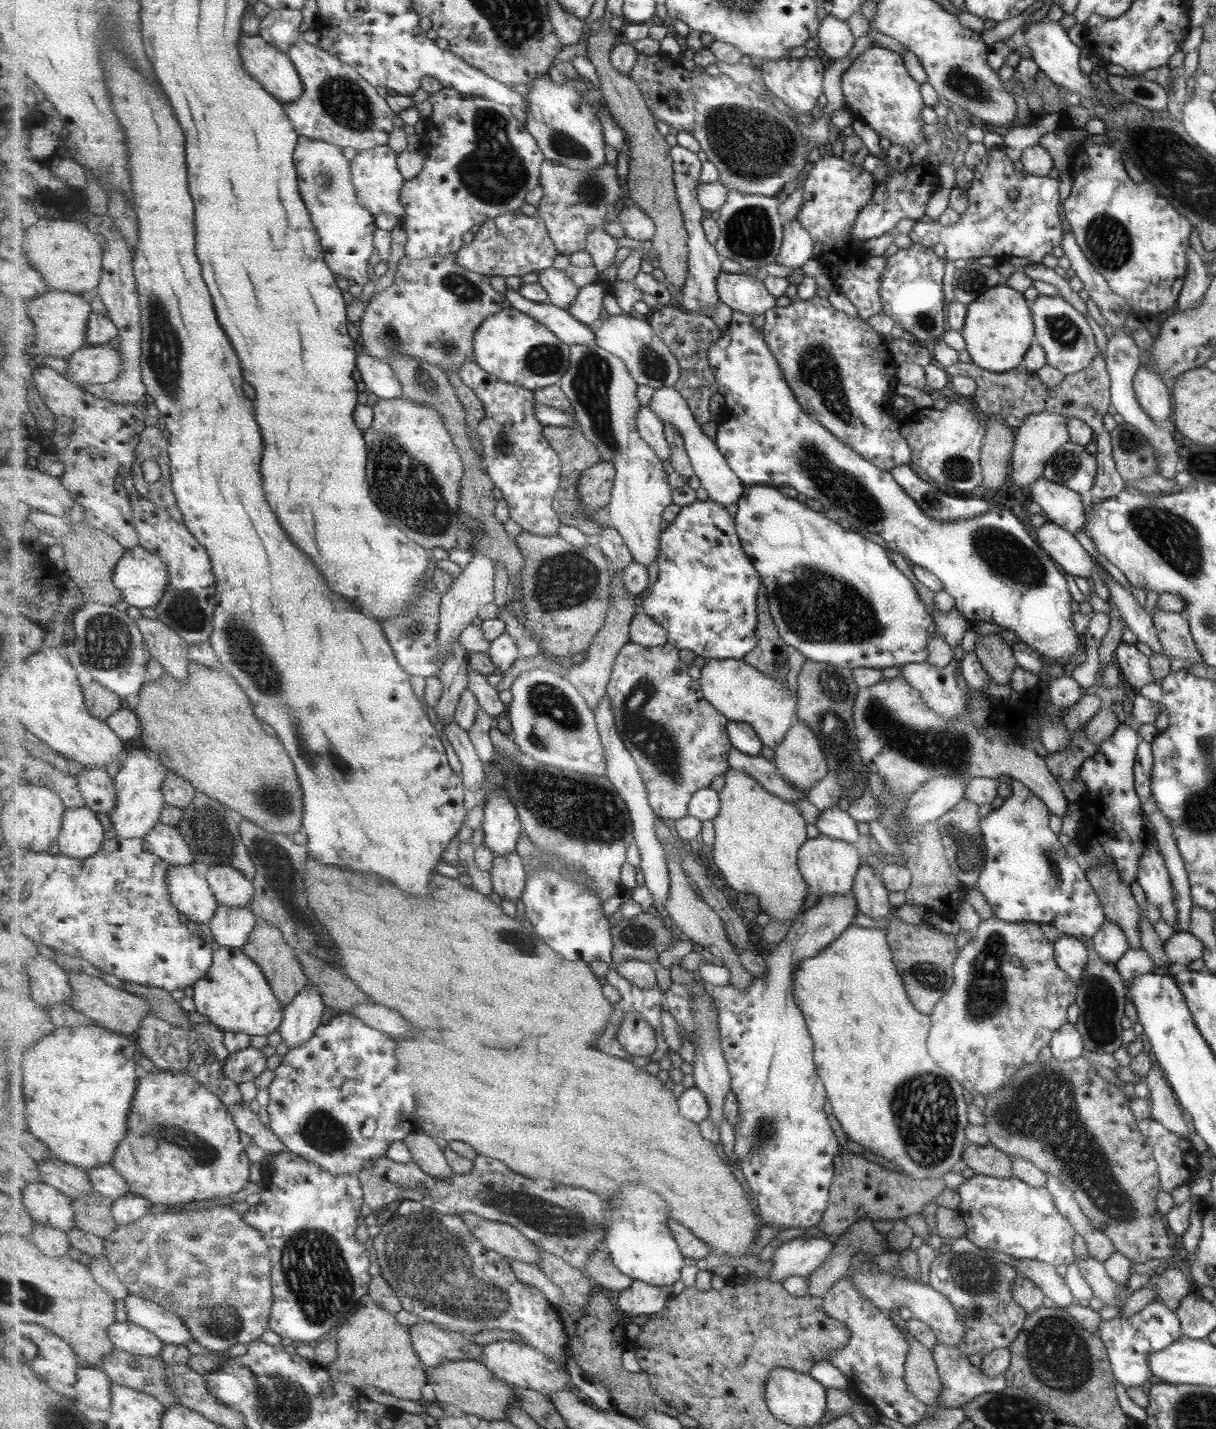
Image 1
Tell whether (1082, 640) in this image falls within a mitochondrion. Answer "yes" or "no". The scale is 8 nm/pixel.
no

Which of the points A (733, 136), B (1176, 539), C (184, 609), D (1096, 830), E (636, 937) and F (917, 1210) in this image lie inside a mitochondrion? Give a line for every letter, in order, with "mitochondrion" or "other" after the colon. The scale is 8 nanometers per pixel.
A: mitochondrion
B: mitochondrion
C: mitochondrion
D: other
E: mitochondrion
F: other

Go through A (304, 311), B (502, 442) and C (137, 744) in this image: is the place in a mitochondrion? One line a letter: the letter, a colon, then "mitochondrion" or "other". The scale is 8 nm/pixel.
A: other
B: mitochondrion
C: other

